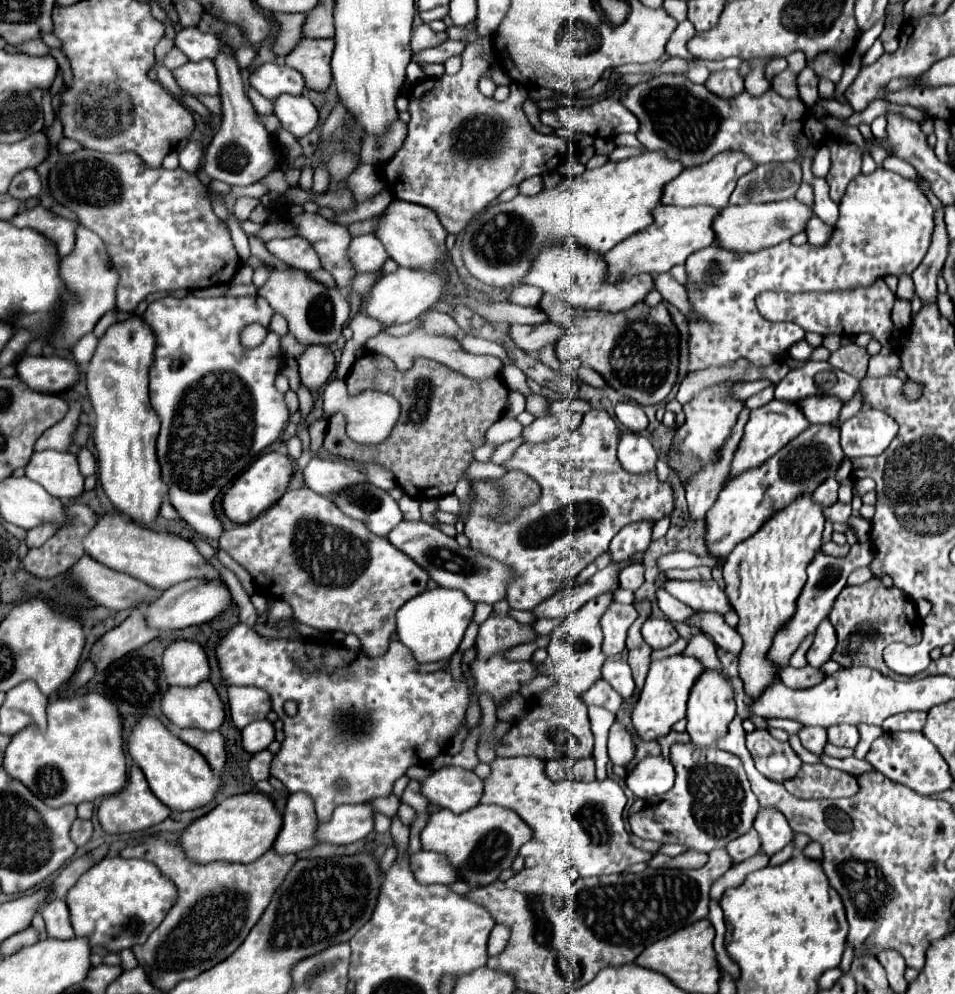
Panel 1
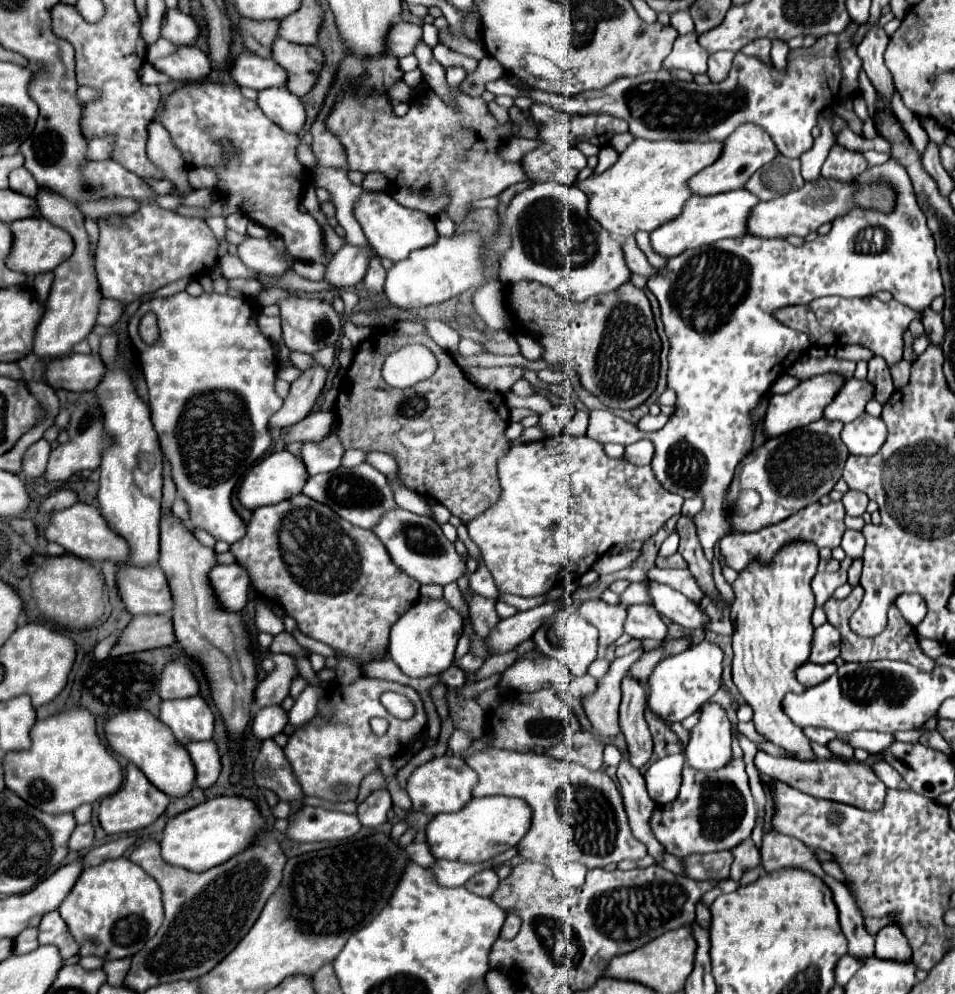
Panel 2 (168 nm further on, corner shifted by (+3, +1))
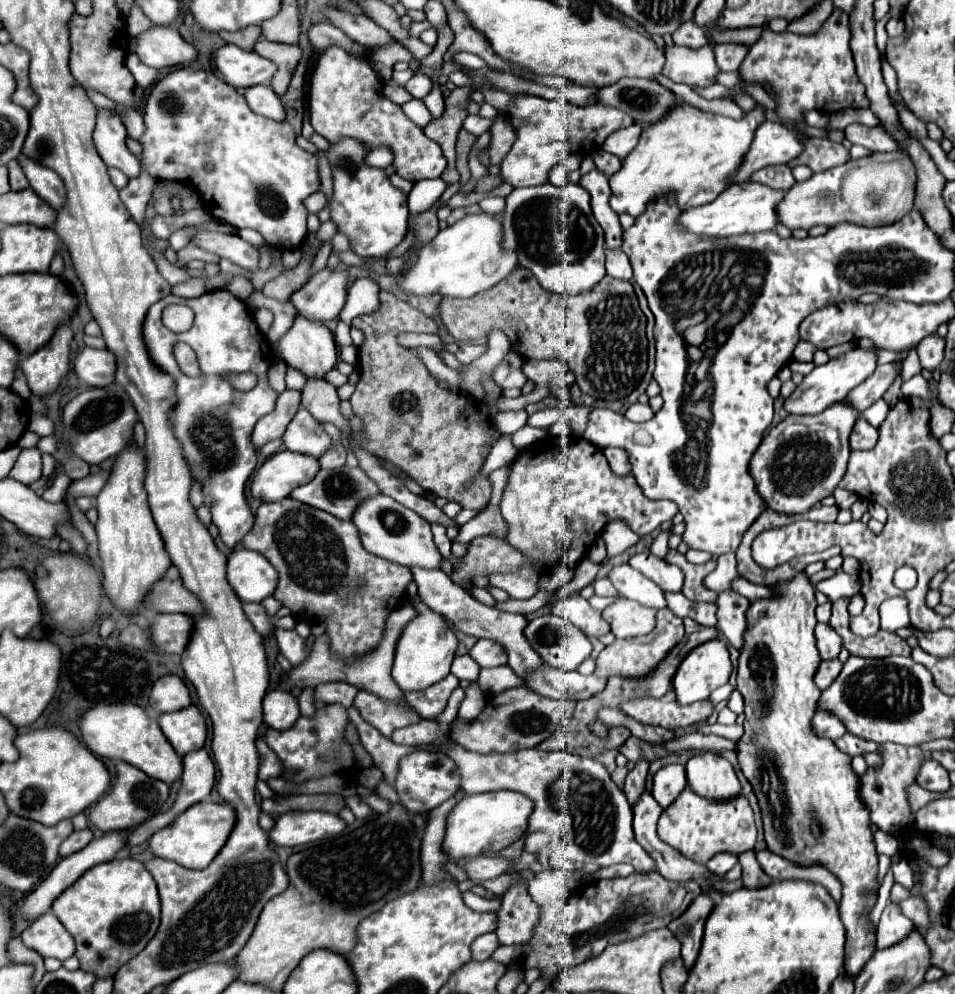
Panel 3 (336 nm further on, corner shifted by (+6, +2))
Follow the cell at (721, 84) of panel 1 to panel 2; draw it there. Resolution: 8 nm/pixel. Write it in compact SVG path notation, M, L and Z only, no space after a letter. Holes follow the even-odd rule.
M715 52L709 56L709 72L707 74L711 76L711 82L721 82L727 78L733 56L735 56L735 52Z

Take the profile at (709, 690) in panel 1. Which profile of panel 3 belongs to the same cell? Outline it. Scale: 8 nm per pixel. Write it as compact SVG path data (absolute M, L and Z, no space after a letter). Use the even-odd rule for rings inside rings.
M714 751L698 753L686 763L688 785L708 799L730 799L740 793L740 781L728 759Z

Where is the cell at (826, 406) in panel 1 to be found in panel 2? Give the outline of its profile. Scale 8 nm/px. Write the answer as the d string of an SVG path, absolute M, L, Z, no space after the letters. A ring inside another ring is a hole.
M851 378L845 382L835 400L825 408L825 418L839 422L853 422L857 416L865 412L865 404L873 398L875 390L867 378L857 380Z

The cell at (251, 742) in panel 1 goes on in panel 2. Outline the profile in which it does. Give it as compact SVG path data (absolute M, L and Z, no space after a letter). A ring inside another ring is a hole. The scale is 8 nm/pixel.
M281 706L261 708L253 718L253 734L259 740L273 738L275 734L283 732L283 728L287 726L287 720L289 720L289 716Z

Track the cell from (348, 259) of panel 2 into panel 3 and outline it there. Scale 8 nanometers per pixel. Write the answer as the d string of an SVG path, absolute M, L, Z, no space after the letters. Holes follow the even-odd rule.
M342 267L322 269L310 277L306 287L296 291L290 301L300 315L318 321L332 321L344 307L348 291L348 273Z

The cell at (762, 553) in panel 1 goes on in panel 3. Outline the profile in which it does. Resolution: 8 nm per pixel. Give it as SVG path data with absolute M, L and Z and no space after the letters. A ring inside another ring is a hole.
M804 571L796 573L792 579L784 579L774 583L774 595L766 599L756 599L750 603L746 611L746 631L744 631L744 647L738 657L738 675L736 689L744 697L746 719L744 719L744 737L738 741L738 761L742 765L742 773L752 783L754 793L758 797L764 821L764 839L770 851L782 855L786 859L794 859L794 863L822 863L828 867L842 883L842 903L840 917L846 927L848 943L846 943L846 971L848 975L858 975L864 963L870 959L874 949L874 929L868 923L868 913L876 903L876 895L868 893L868 889L876 887L878 873L878 857L874 851L870 817L864 809L858 795L858 775L850 767L850 757L842 753L830 739L820 739L810 731L810 719L816 713L816 701L820 697L820 689L814 685L812 677L820 663L820 655L816 649L814 627L816 627L816 597L814 587ZM818 819L822 827L820 837L812 837L810 823Z

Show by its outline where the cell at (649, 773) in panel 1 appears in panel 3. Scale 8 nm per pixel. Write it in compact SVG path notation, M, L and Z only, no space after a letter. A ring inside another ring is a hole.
M664 765L662 769L656 771L654 775L654 785L652 785L652 797L660 803L660 807L668 807L680 791L686 787L686 771L684 765Z

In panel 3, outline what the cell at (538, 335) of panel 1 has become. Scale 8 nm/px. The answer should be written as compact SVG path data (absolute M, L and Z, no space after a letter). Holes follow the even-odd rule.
M466 343L466 345L460 345L456 357L460 363L472 363L476 361L480 355L484 355L488 351L488 345L476 345L476 343Z

